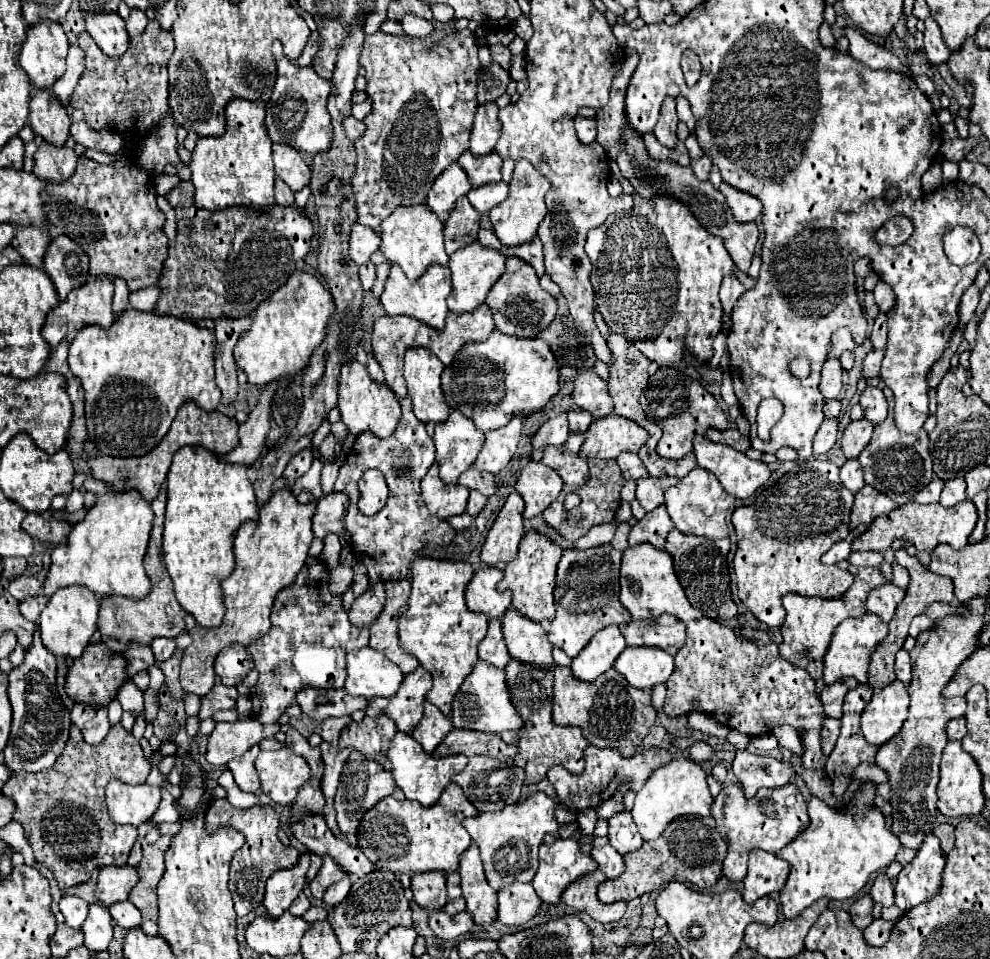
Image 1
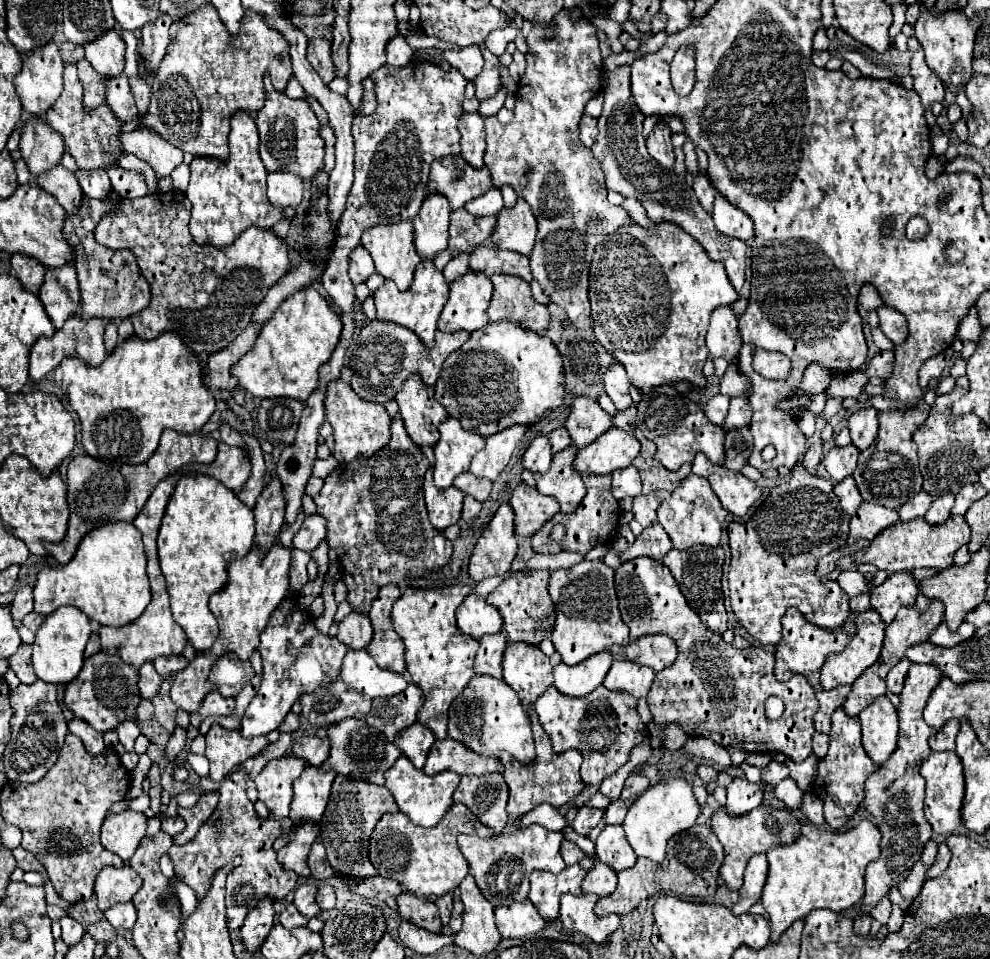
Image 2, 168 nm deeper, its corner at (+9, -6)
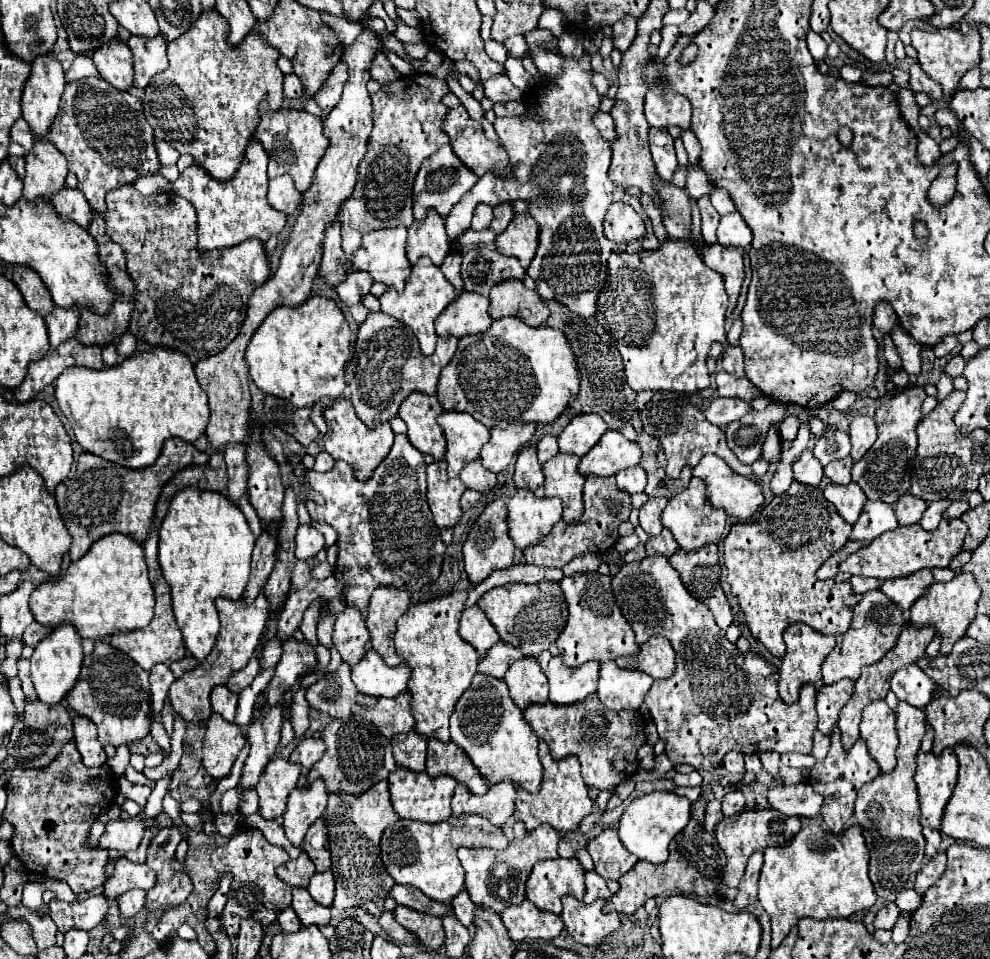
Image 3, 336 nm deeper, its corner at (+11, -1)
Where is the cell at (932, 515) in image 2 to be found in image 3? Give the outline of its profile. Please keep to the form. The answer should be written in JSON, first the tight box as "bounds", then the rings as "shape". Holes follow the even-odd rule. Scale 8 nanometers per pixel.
{"bounds":[919,499,951,531],"shape":[[[947,499],[929,503],[929,507],[927,507],[923,519],[919,521],[919,525],[921,525],[925,531],[933,531],[933,529],[937,529],[937,525],[941,523],[941,515],[943,515],[943,511],[945,511],[949,505],[951,505],[951,503],[947,503]]]}

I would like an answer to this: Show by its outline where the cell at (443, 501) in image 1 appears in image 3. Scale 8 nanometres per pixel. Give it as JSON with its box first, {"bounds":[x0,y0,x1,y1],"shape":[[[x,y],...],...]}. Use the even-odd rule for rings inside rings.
{"bounds":[427,461,467,529],"shape":[[[435,461],[427,467],[427,503],[433,513],[433,521],[439,529],[455,527],[461,517],[459,499],[467,487],[459,477],[447,475],[447,463]]]}

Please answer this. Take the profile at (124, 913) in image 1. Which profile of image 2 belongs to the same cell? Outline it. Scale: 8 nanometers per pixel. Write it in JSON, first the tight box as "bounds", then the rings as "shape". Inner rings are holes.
{"bounds":[105,902,137,930],"shape":[[[125,902],[125,904],[115,904],[109,910],[105,910],[105,918],[109,920],[109,924],[115,930],[131,930],[133,924],[135,924],[137,914],[135,914],[133,904]]]}

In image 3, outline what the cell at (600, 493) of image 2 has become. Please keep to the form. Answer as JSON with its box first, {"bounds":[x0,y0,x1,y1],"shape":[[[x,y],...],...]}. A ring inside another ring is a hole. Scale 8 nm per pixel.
{"bounds":[525,475,633,567],"shape":[[[589,475],[585,479],[585,489],[583,489],[583,501],[585,501],[585,513],[579,519],[579,523],[569,525],[563,519],[551,529],[551,535],[547,535],[547,539],[543,539],[543,543],[539,547],[531,547],[531,551],[525,553],[525,561],[529,565],[541,565],[541,567],[563,567],[565,563],[569,563],[573,557],[583,555],[583,553],[607,553],[609,549],[613,549],[613,545],[619,539],[617,527],[621,521],[629,519],[629,513],[633,509],[631,505],[631,495],[627,495],[627,491],[621,491],[615,483],[615,477],[607,477],[607,479],[599,479],[597,475]],[[607,499],[619,499],[623,503],[623,509],[619,511],[619,515],[611,515],[605,501]]]}

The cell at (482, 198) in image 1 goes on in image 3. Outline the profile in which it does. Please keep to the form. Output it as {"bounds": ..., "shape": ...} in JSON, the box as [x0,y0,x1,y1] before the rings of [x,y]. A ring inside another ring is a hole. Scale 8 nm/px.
{"bounds":[471,203,493,231],"shape":[[[481,203],[481,205],[475,209],[475,213],[473,213],[471,229],[473,229],[473,231],[483,231],[483,229],[487,229],[487,227],[491,225],[491,221],[493,221],[493,209],[487,207],[485,203]]]}

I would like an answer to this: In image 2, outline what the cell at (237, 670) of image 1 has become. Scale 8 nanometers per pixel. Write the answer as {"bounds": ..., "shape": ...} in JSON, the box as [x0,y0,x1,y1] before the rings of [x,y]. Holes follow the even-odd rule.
{"bounds":[209,654,255,698],"shape":[[[227,654],[215,662],[209,680],[217,684],[221,696],[227,698],[227,696],[237,696],[253,676],[255,672],[251,662],[243,662],[235,654]]]}

